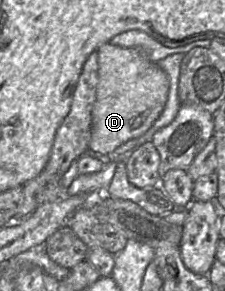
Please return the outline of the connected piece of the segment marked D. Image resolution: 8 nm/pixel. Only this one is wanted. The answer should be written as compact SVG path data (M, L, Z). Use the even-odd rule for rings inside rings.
M102 44L98 50L98 84L92 110L89 149L109 155L124 143L141 137L161 115L168 98L169 77L140 50Z

